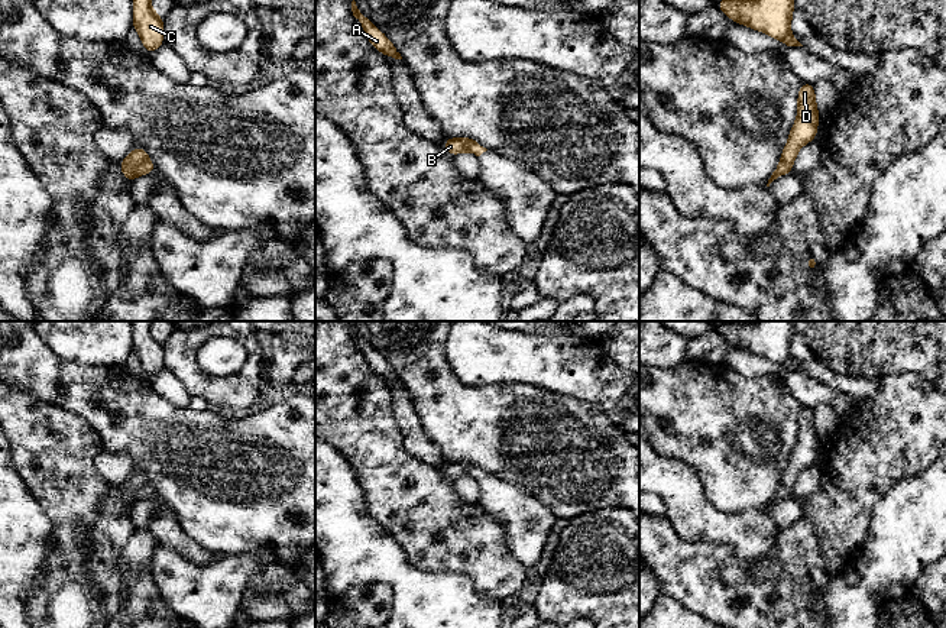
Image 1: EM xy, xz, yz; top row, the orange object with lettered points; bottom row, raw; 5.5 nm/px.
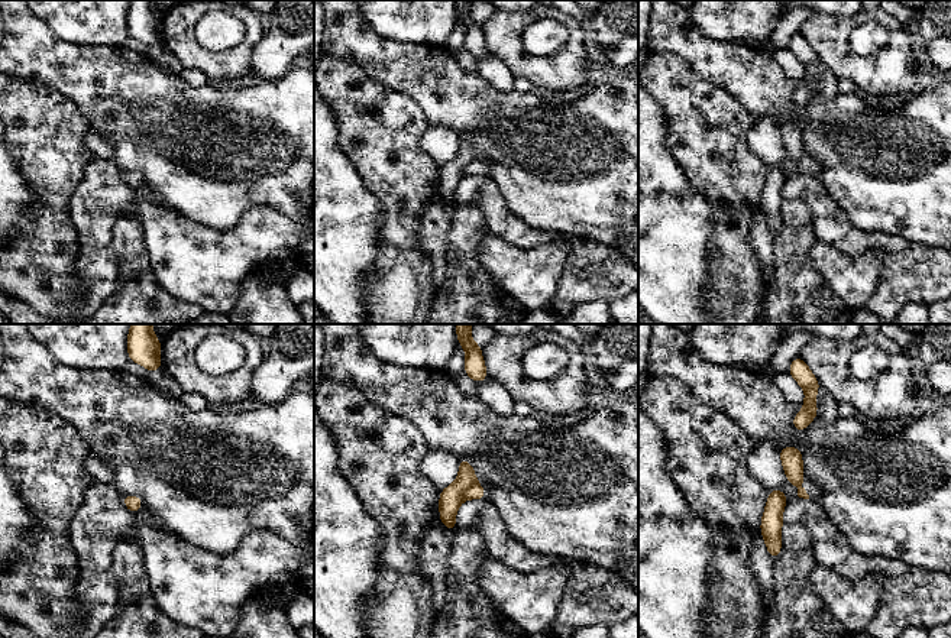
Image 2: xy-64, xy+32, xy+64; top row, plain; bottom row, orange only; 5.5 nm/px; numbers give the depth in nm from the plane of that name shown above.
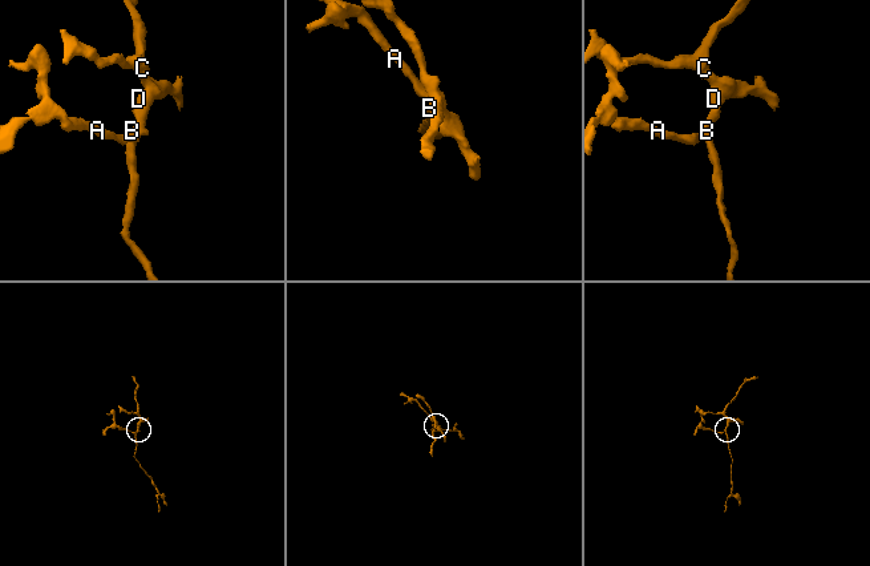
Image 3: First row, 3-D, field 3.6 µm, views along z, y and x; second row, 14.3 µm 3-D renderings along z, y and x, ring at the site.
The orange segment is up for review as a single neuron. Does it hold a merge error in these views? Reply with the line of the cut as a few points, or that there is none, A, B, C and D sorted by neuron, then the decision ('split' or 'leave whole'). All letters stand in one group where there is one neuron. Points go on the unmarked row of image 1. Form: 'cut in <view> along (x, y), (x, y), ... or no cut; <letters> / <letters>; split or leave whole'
cut in xy along (146, 482), (138, 489), (135, 499); A / B C D; split

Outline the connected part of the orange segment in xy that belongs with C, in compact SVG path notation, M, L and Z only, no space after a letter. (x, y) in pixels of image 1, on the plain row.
M133 321L133 352L140 359L145 373L153 378L163 368L163 347L150 333L152 321Z

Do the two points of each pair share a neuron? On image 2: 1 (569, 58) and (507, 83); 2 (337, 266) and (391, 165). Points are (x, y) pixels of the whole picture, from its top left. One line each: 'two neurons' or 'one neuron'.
1: two neurons
2: two neurons

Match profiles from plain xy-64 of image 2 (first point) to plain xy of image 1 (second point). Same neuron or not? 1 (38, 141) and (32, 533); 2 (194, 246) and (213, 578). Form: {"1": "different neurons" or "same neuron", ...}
{"1": "different neurons", "2": "same neuron"}

